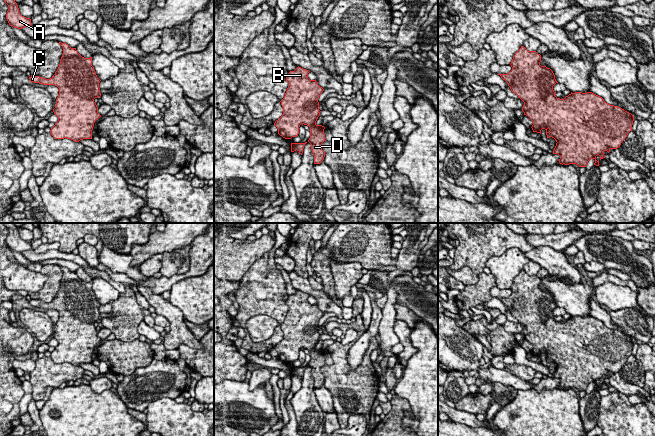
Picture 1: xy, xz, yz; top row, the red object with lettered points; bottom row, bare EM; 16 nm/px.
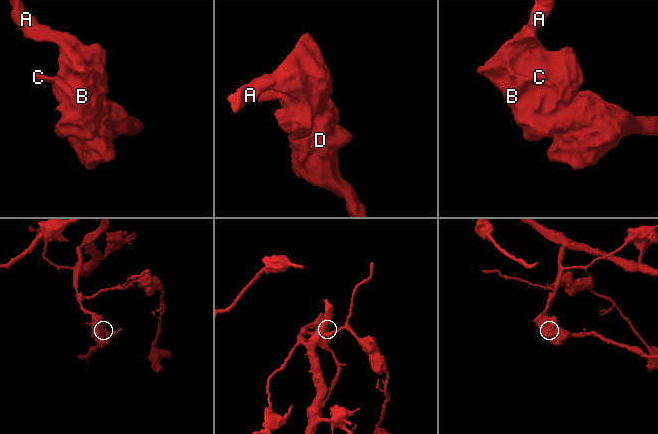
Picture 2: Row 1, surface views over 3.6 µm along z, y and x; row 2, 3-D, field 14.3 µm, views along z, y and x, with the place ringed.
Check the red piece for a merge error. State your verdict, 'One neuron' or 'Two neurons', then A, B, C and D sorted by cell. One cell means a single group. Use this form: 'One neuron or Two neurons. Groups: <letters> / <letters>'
One neuron. Groups: A B C D

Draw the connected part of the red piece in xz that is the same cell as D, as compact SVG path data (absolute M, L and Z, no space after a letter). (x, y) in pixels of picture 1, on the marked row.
M297 67L286 76L289 83L284 98L280 101L283 107L283 115L275 121L278 134L285 139L291 139L299 134L301 124L310 127L310 138L307 142L311 144L314 155L314 164L320 164L325 157L321 144L326 141L322 125L316 121L320 116L319 96L324 89L318 85L316 80L310 80L310 71Z

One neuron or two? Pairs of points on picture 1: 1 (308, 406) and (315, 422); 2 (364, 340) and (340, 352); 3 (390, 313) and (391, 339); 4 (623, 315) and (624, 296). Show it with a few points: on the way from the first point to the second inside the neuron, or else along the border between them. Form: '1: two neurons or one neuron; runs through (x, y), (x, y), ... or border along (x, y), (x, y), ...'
1: one neuron; runs through (308, 410), (311, 418)
2: two neurons; border along (356, 340), (348, 352), (347, 363), (350, 370)
3: one neuron; runs through (388, 319), (388, 333)
4: two neurons; border along (602, 305), (611, 310), (635, 307)

